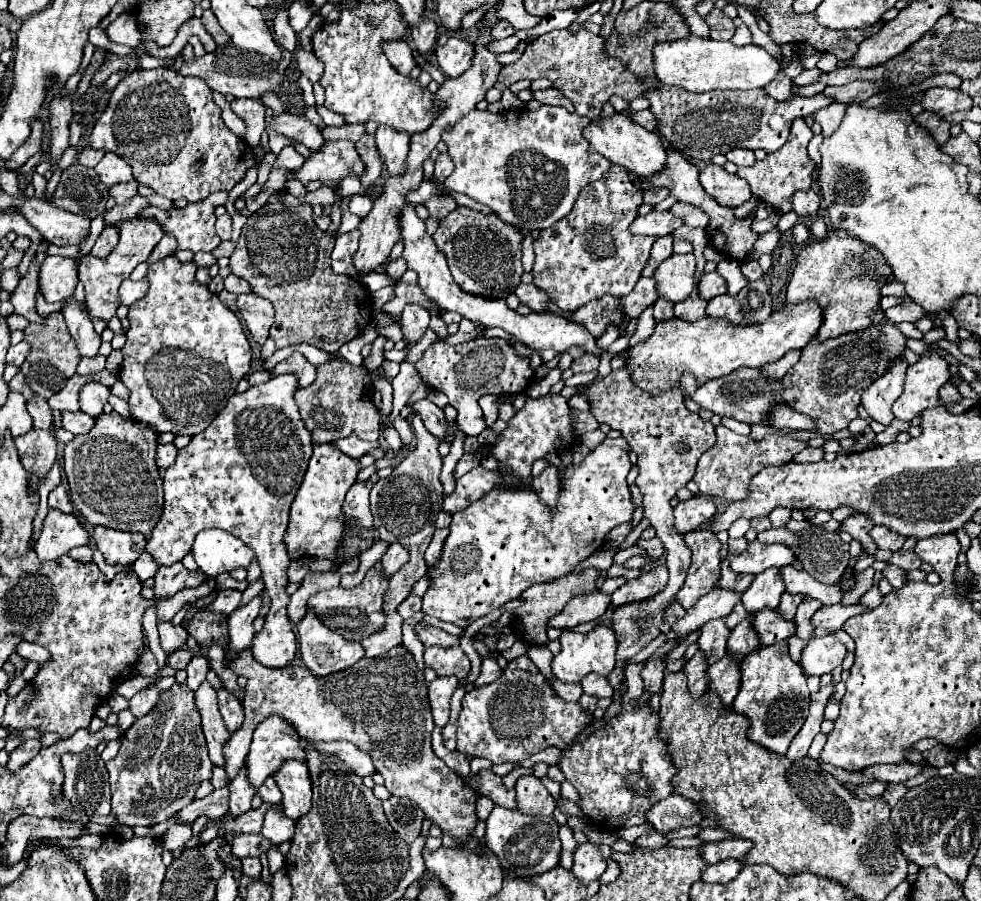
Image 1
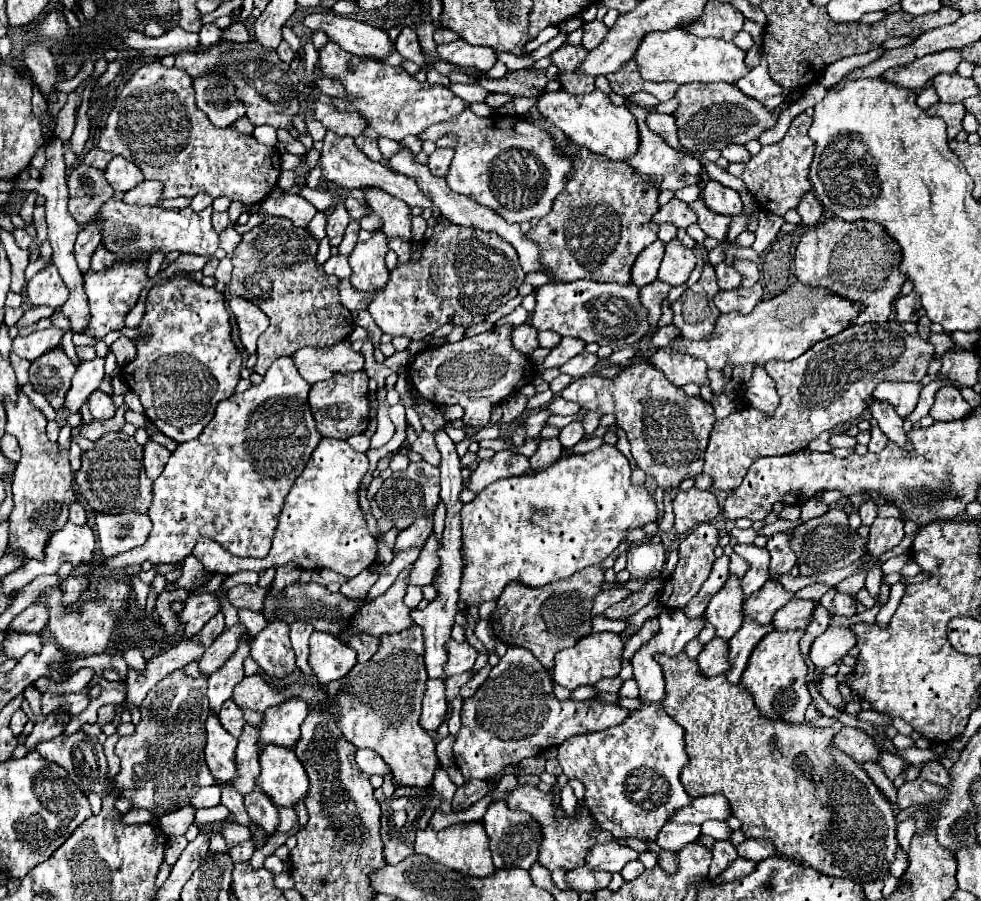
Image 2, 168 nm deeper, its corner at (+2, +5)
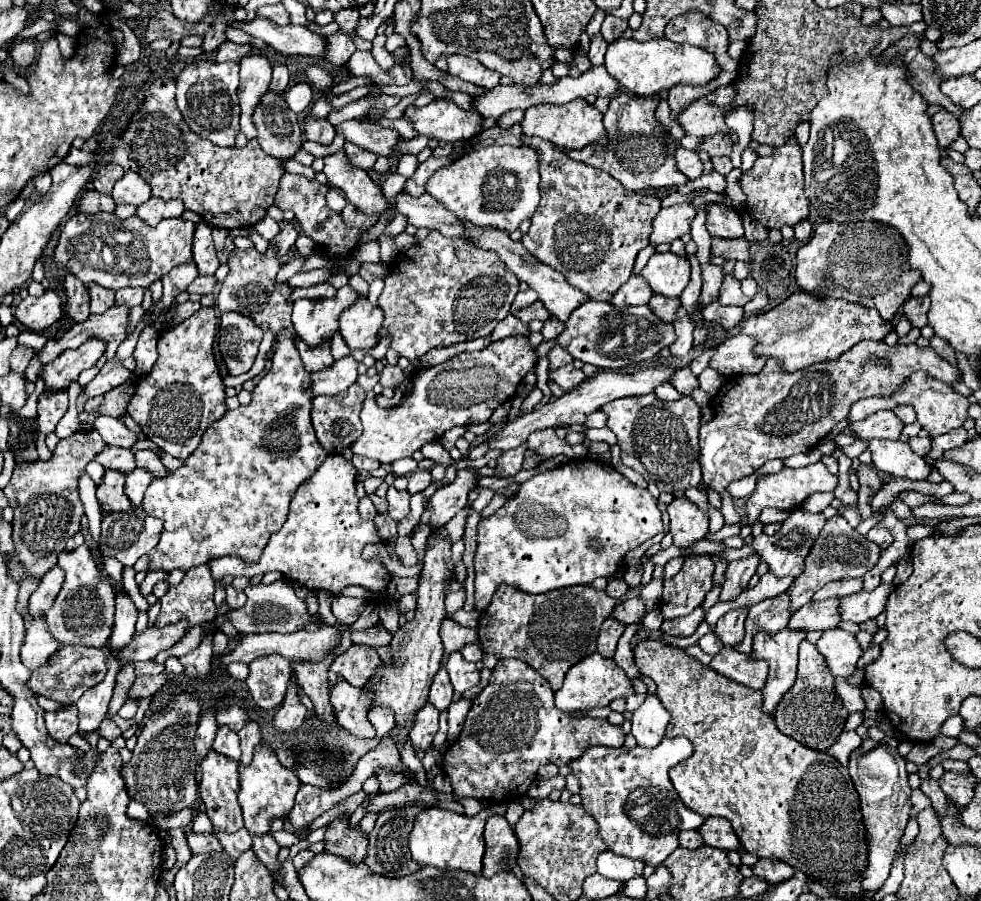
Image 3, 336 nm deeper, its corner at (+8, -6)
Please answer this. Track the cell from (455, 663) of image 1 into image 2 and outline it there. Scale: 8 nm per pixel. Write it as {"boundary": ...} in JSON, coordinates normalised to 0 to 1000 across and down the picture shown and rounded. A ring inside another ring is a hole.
{"boundary":[[[457,710],[457,737],[453,737],[453,748],[463,750],[475,744],[481,744],[485,728],[487,724],[477,713],[469,715],[469,713]]]}

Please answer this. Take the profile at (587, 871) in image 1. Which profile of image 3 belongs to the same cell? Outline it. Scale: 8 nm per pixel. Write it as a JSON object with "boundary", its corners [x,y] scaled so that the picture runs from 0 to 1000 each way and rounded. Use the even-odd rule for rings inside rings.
{"boundary":[[[616,945],[610,949],[610,969],[628,976],[628,978],[642,978],[646,973],[652,973],[656,967],[654,953],[638,953],[636,949],[628,949],[624,945]]]}

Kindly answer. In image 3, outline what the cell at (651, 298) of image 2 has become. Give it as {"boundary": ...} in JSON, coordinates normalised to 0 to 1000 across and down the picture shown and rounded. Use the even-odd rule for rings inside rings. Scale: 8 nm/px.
{"boundary":[[[665,327],[665,332],[663,332],[661,339],[665,341],[667,350],[671,350],[673,354],[677,354],[679,358],[687,358],[689,356],[689,345],[691,345],[691,341],[695,336],[693,336],[691,330],[689,332],[681,332],[677,327]]]}

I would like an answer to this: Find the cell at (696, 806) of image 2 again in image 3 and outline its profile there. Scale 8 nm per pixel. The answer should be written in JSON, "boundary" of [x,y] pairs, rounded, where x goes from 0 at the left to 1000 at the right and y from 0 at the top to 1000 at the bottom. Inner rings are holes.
{"boundary":[[[722,907],[718,911],[718,916],[714,918],[716,931],[720,938],[736,942],[736,945],[752,945],[754,936],[752,929],[748,927],[744,911],[736,909],[736,907]]]}

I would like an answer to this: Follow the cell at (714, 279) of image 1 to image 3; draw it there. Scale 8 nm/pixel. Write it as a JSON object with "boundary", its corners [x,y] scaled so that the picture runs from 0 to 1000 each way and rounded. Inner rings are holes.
{"boundary":[[[740,305],[738,307],[738,314],[734,319],[734,332],[732,332],[736,339],[752,339],[752,341],[758,341],[765,330],[760,330],[754,321],[754,312],[748,310],[746,305]]]}

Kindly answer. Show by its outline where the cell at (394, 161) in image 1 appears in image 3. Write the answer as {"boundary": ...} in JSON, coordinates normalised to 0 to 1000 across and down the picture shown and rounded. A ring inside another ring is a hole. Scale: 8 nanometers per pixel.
{"boundary":[[[475,248],[473,250],[475,256],[479,259],[479,263],[483,265],[483,272],[493,276],[493,279],[504,279],[510,283],[510,287],[516,292],[516,296],[530,310],[530,312],[536,312],[550,330],[550,334],[557,339],[557,343],[567,352],[571,354],[573,358],[581,352],[581,345],[585,345],[585,341],[591,341],[593,336],[599,334],[599,330],[595,327],[595,323],[589,323],[587,319],[583,319],[577,307],[573,307],[571,301],[565,301],[563,296],[550,292],[548,287],[544,287],[544,283],[540,283],[530,267],[522,267],[520,261],[516,256],[506,256],[504,252],[487,252],[487,250],[481,250],[481,248]]]}

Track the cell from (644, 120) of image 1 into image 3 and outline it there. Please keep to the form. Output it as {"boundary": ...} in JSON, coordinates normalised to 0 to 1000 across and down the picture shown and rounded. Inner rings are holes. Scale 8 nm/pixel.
{"boundary":[[[691,163],[689,165],[689,181],[691,181],[691,188],[701,199],[709,199],[716,194],[716,179],[714,179],[709,168],[701,168],[697,163]]]}

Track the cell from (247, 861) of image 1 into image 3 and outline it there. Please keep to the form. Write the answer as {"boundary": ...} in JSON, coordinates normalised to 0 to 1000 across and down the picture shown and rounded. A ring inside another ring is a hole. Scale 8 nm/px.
{"boundary":[[[245,920],[241,925],[230,925],[230,922],[218,922],[218,927],[222,927],[222,933],[226,936],[226,942],[241,956],[249,945],[253,945],[257,940],[257,929],[253,927],[251,920]]]}

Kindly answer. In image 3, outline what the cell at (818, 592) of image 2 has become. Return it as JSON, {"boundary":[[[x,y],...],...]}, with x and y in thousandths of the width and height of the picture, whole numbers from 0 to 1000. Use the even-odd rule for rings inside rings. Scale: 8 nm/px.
{"boundary":[[[877,640],[875,643],[854,643],[854,645],[840,649],[836,656],[832,656],[830,667],[840,667],[846,663],[862,663],[862,660],[879,656],[879,651],[881,651],[881,647]]]}

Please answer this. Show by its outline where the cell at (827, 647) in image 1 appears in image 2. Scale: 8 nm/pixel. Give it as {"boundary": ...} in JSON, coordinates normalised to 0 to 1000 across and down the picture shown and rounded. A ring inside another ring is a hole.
{"boundary":[[[844,697],[830,710],[826,719],[826,733],[834,744],[840,744],[846,737],[854,737],[871,715],[873,706],[866,701],[866,697]]]}

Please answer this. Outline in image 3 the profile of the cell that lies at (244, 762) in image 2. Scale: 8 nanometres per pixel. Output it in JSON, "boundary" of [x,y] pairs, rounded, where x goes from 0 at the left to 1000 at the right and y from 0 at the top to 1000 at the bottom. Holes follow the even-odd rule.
{"boundary":[[[253,800],[251,807],[247,807],[247,811],[243,814],[245,818],[245,825],[247,825],[247,840],[245,840],[245,849],[253,849],[257,845],[257,836],[259,836],[259,829],[265,825],[267,820],[267,814],[265,814],[265,807],[263,802],[259,800]]]}

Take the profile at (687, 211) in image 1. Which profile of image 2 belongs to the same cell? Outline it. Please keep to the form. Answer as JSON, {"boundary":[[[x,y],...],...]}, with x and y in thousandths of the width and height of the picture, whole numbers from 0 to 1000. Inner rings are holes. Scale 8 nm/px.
{"boundary":[[[712,220],[703,226],[705,235],[709,235],[712,240],[712,251],[718,255],[720,262],[726,262],[730,266],[740,266],[740,257],[742,257],[742,249],[744,242],[742,240],[734,240],[728,238],[724,231],[718,231],[718,224]]]}

